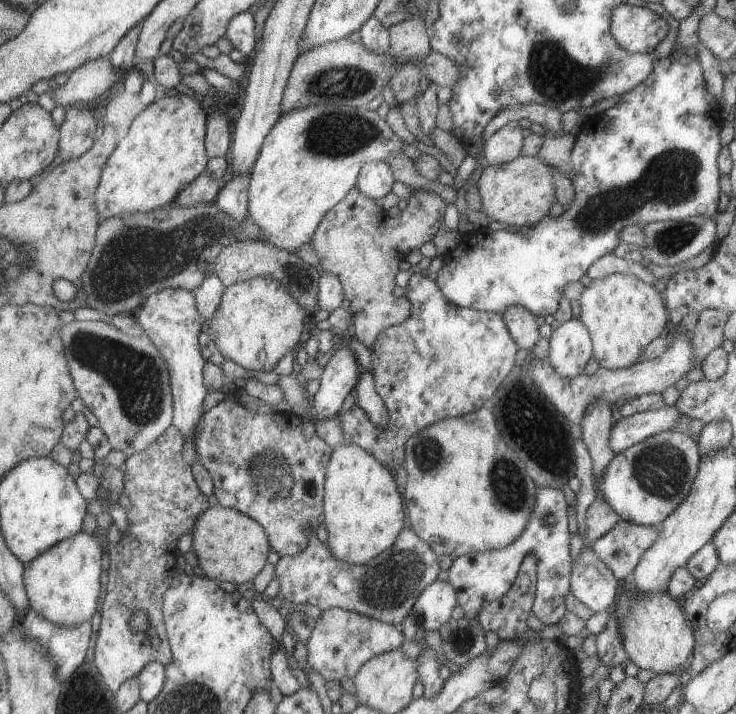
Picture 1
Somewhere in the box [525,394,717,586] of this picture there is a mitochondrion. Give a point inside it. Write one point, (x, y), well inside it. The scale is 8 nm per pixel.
(661, 469)

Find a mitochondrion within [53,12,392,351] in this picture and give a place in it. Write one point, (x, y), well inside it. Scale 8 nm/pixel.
(136, 256)

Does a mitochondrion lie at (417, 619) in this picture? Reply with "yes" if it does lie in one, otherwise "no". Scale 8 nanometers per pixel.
yes

